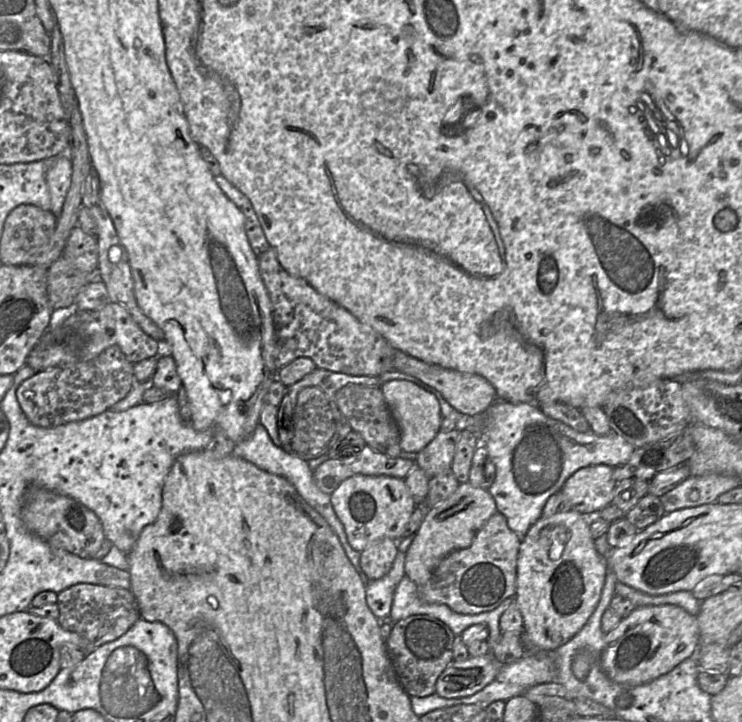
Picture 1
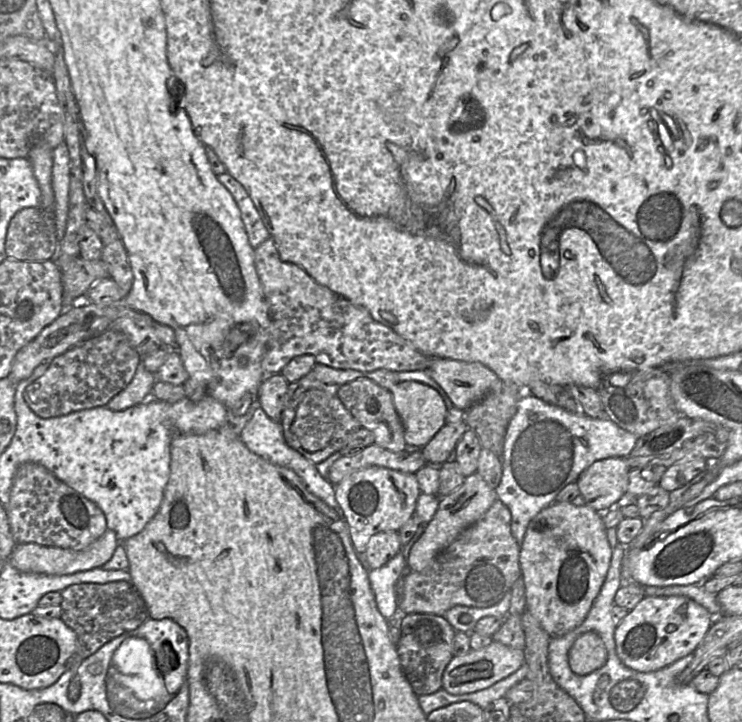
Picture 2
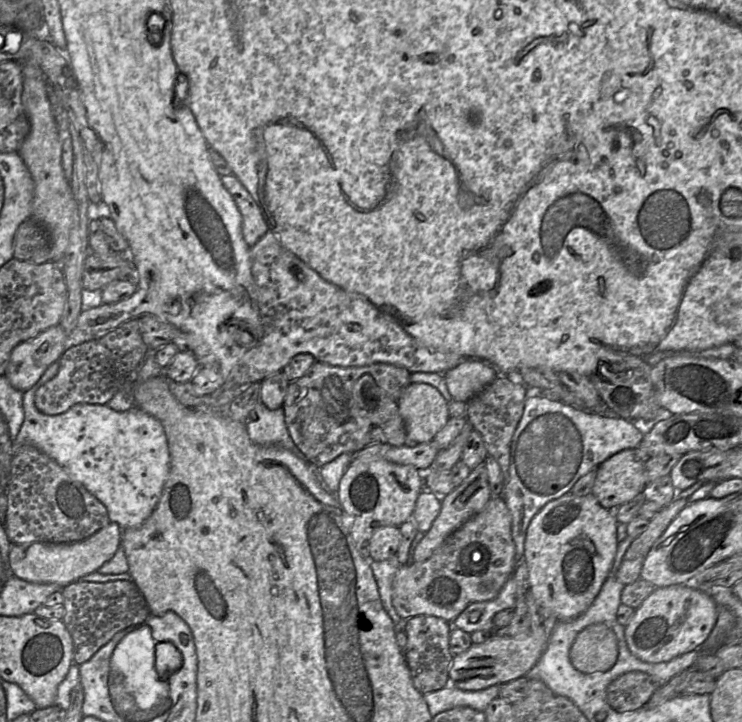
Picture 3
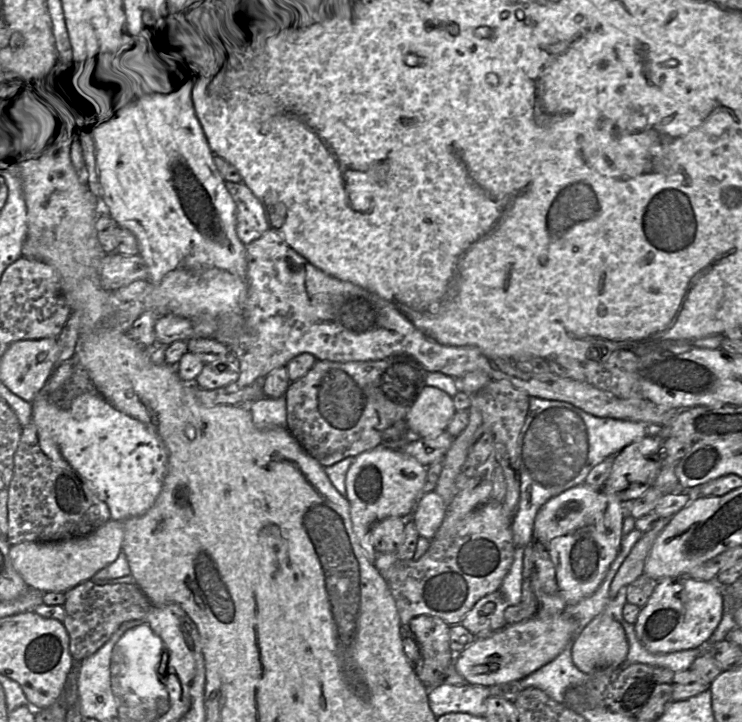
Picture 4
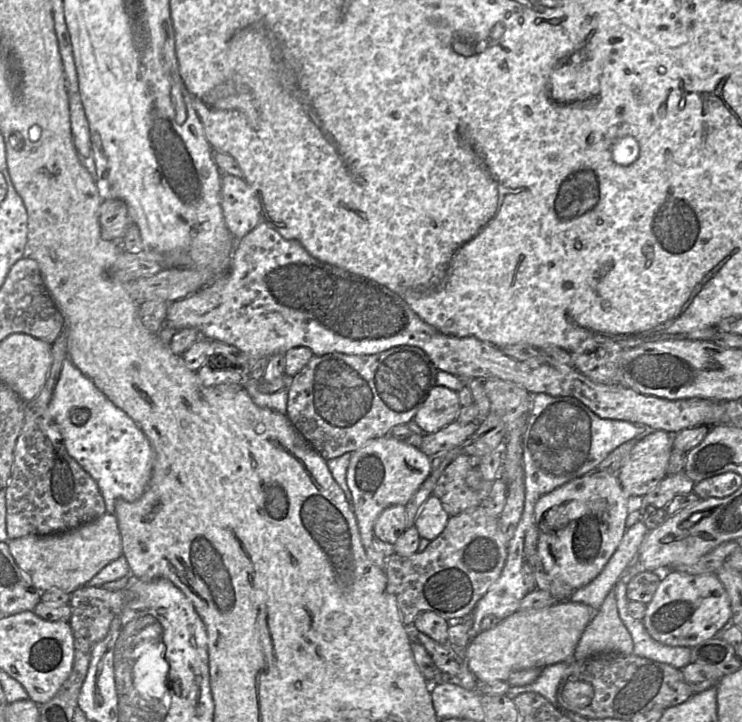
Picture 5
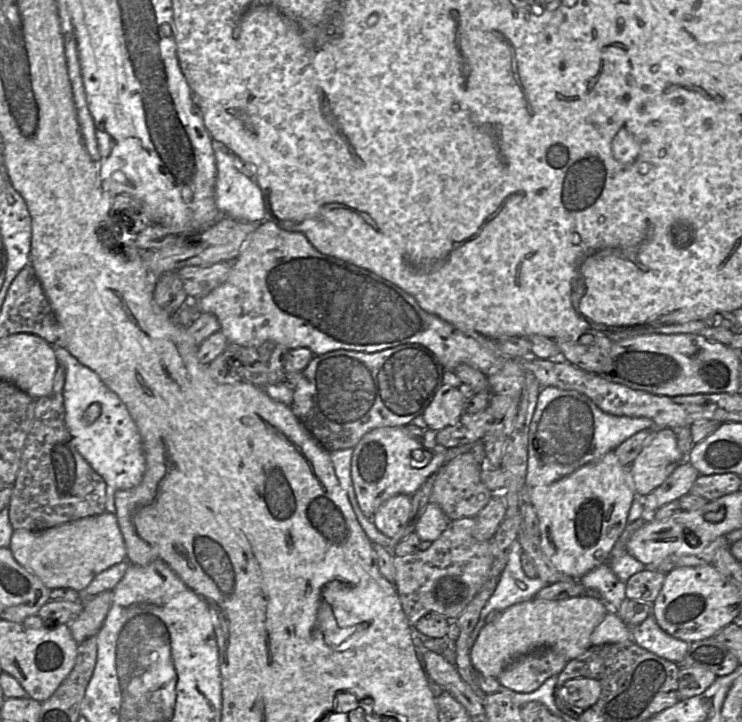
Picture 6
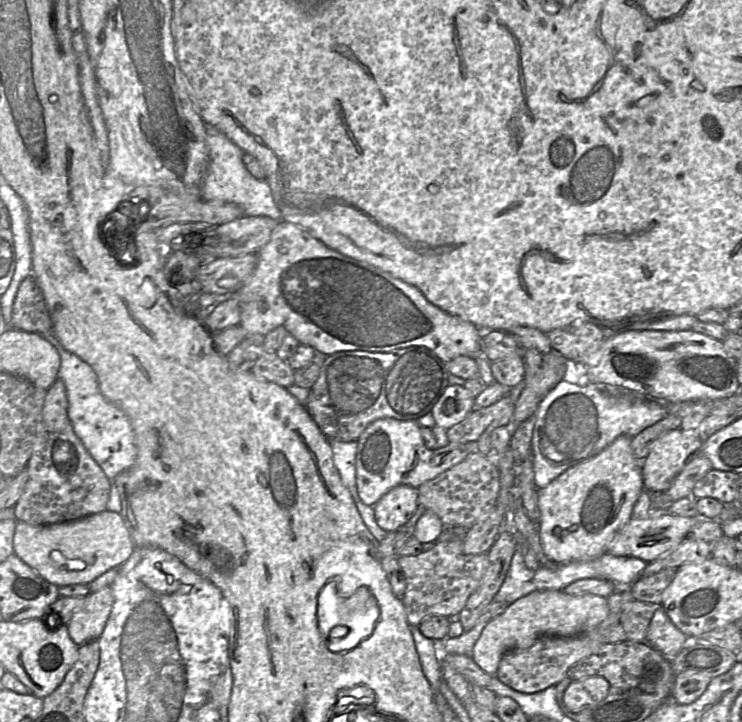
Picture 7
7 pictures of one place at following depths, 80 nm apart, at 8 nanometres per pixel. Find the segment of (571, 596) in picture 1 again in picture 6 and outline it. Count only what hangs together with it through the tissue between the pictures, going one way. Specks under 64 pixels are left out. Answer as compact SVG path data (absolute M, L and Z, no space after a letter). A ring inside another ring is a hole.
M609 451L599 460L578 468L550 485L527 486L527 491L539 519L543 552L558 570L575 580L608 562L615 543L628 524L628 513L636 497L629 467L620 464L614 451Z

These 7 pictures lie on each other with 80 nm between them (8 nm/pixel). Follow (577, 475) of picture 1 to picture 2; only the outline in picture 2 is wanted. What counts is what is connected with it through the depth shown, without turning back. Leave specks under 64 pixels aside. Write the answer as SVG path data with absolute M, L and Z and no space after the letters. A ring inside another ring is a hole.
M625 458L594 462L576 480L580 503L602 513L615 507L627 494L629 466Z

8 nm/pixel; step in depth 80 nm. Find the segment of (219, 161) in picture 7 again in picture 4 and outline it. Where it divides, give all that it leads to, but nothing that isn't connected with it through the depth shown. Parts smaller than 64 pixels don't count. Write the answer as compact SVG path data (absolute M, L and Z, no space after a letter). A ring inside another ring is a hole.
M224 180L224 184L236 206L237 236L247 245L269 228L263 206L242 181Z

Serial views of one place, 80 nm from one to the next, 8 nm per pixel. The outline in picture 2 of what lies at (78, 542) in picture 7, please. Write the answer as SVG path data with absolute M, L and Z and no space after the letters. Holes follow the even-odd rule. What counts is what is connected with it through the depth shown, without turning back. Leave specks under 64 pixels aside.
M107 529L102 536L83 549L64 549L38 543L15 543L8 562L17 570L47 575L65 575L101 567L113 555L119 544L116 533Z

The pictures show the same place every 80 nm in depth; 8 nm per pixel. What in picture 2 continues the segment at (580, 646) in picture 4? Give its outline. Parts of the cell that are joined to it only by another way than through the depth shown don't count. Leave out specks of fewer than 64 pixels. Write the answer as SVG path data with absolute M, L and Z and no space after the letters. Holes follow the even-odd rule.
M589 631L578 637L569 651L569 665L579 676L601 668L607 661L607 650L601 637Z

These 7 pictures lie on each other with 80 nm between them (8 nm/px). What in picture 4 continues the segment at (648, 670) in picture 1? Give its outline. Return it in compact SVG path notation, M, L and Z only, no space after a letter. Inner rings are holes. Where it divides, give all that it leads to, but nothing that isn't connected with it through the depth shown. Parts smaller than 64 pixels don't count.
M689 575L664 577L658 581L634 623L637 639L651 653L671 653L697 648L717 628L723 615L723 587Z

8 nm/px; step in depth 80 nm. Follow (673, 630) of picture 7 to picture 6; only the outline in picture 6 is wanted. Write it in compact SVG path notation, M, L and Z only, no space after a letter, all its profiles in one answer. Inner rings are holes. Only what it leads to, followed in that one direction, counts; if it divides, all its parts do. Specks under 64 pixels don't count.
M652 613L641 624L629 628L638 646L676 664L683 660L688 651L690 643L666 633Z

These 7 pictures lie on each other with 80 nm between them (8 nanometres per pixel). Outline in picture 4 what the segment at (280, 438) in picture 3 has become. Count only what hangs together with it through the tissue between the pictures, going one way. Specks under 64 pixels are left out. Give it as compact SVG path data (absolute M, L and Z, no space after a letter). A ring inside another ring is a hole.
M262 397L250 405L253 423L258 429L287 428L286 397Z

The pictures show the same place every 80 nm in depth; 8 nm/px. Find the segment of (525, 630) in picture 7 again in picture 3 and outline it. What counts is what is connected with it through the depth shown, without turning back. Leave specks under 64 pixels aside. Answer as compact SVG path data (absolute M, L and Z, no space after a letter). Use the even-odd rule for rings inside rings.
M522 633L515 637L494 636L481 644L474 644L453 657L449 669L450 683L461 690L477 691L502 685L524 677L540 660L547 646L546 635Z

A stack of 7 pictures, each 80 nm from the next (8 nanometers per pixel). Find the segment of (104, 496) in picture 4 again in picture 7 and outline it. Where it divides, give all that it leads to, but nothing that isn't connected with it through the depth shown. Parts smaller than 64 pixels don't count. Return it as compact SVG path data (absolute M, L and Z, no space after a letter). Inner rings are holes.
M53 333L41 336L55 347L60 356L58 379L65 385L68 417L73 430L109 480L110 493L106 510L120 514L121 500L115 478L134 464L137 455L136 437L130 419L102 395L97 376L87 363L65 350Z

